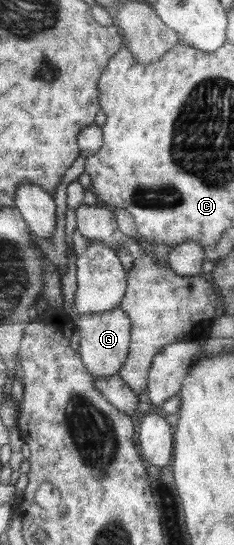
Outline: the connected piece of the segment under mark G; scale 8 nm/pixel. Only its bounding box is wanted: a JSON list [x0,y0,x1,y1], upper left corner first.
[71,306,133,377]

